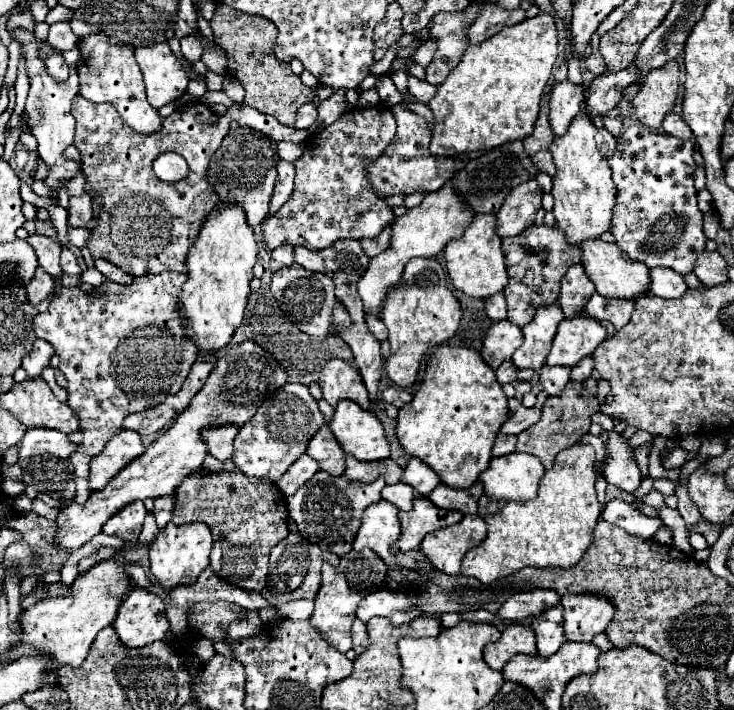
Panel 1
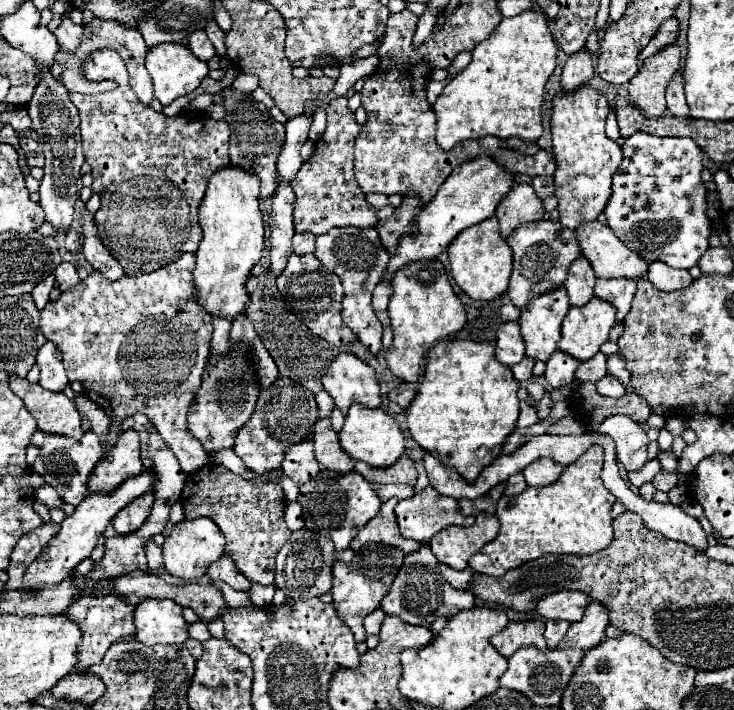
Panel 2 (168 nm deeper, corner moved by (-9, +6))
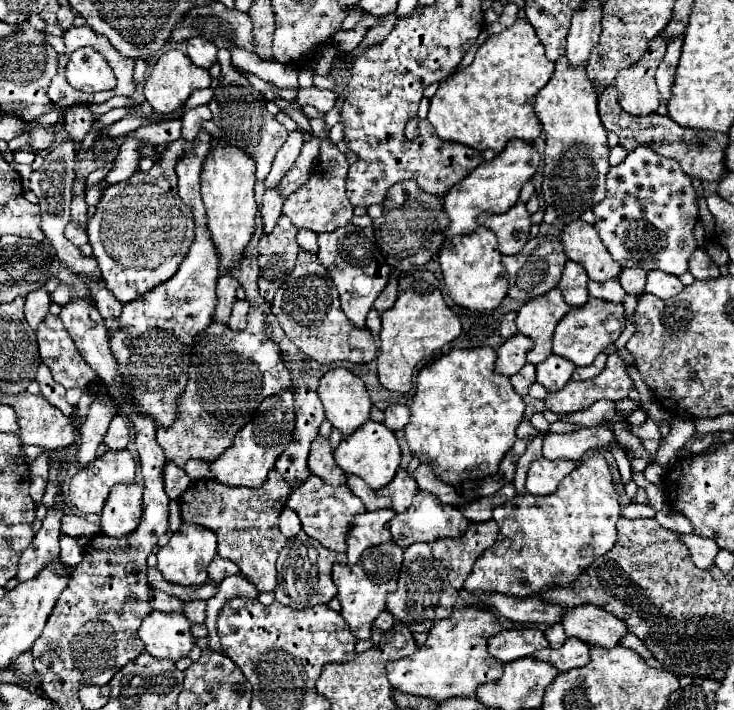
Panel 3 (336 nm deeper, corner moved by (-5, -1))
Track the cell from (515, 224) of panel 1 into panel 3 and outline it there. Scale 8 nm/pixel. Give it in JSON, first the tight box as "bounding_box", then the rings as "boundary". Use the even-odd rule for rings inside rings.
{"bounding_box":[479,202,531,254],"boundary":[[[517,202],[505,214],[481,212],[479,214],[479,224],[493,230],[493,234],[499,240],[501,254],[517,254],[529,238],[531,214],[527,212],[523,202]]]}

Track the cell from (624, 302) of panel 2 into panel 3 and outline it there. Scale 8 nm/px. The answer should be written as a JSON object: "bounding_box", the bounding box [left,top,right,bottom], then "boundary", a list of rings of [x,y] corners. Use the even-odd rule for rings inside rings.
{"bounding_box":[589,280,627,304],"boundary":[[[607,280],[607,282],[589,282],[589,296],[599,300],[609,300],[615,304],[621,304],[627,292],[621,288],[619,280]]]}

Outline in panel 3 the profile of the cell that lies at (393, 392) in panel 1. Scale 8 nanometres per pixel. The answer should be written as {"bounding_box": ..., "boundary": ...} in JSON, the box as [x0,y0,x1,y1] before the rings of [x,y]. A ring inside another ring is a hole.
{"bounding_box":[385,404,409,430],"boundary":[[[393,404],[385,408],[385,426],[389,430],[403,430],[405,424],[409,422],[409,406],[405,404]]]}

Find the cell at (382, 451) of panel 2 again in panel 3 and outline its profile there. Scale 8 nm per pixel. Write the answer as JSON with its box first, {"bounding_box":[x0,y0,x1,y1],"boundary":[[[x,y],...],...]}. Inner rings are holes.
{"bounding_box":[335,422,401,490],"boundary":[[[365,422],[363,426],[359,426],[353,434],[345,436],[339,444],[339,448],[335,450],[335,462],[339,464],[339,468],[343,468],[347,474],[355,474],[359,478],[363,478],[373,490],[387,486],[401,462],[401,448],[397,444],[395,434],[385,428],[385,424],[379,422]]]}

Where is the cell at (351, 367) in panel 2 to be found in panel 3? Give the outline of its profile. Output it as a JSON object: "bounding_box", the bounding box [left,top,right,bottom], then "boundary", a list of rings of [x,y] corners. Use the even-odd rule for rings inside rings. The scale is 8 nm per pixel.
{"bounding_box":[317,368,371,434],"boundary":[[[347,368],[329,370],[317,388],[325,406],[327,420],[341,432],[351,434],[355,428],[369,420],[371,398],[359,376]]]}

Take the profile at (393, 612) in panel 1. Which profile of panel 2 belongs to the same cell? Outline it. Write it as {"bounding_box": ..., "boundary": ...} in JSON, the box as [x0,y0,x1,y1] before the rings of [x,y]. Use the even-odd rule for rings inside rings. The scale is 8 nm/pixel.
{"bounding_box":[381,543,475,627],"boundary":[[[425,543],[415,553],[405,555],[405,563],[397,573],[391,585],[391,591],[381,601],[381,609],[387,615],[401,617],[409,625],[429,627],[437,617],[453,617],[463,609],[471,609],[475,605],[473,601],[475,597],[471,591],[457,591],[445,581],[445,577],[441,575],[437,557],[433,555],[431,547]]]}

